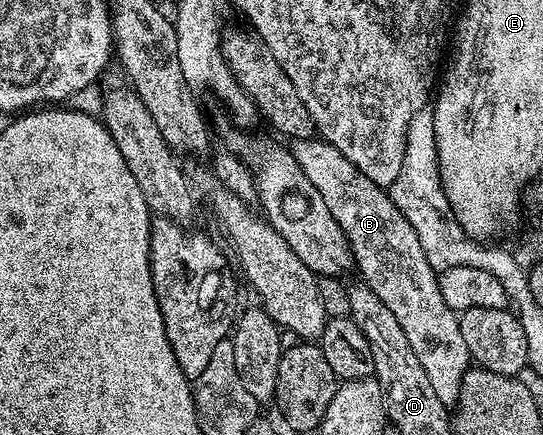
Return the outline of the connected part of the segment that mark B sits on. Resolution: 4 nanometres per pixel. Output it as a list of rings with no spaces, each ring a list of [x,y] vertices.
[[[293,140],[290,150],[294,159],[298,161],[298,167],[306,171],[306,179],[310,179],[314,187],[318,187],[326,207],[330,207],[330,215],[334,215],[334,219],[338,221],[338,227],[342,227],[348,246],[352,248],[355,268],[357,270],[360,268],[360,273],[364,276],[361,277],[363,284],[368,285],[370,291],[374,291],[374,295],[378,295],[378,299],[382,299],[382,303],[390,307],[394,319],[398,319],[410,342],[410,347],[414,349],[414,355],[418,355],[418,361],[422,363],[426,376],[438,394],[438,399],[442,399],[442,403],[446,406],[455,406],[460,399],[462,379],[470,367],[470,358],[466,351],[466,343],[462,339],[458,313],[443,299],[440,278],[436,270],[430,267],[430,263],[426,263],[426,251],[422,251],[422,243],[418,243],[414,227],[410,227],[406,215],[398,211],[385,186],[375,185],[370,179],[366,179],[366,175],[362,175],[362,171],[358,171],[358,167],[354,167],[354,163],[346,159],[346,155],[342,155],[342,151],[338,151],[327,141]]]

